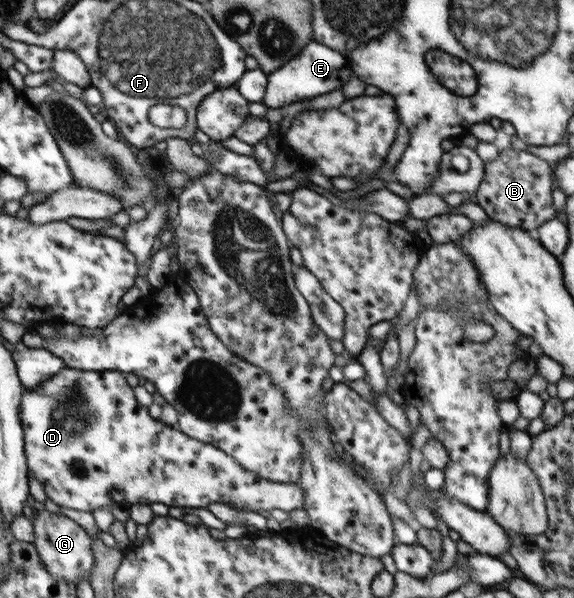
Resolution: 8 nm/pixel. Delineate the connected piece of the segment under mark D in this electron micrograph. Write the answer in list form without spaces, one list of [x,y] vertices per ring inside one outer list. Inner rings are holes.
[[[65,366],[31,392],[24,388],[19,414],[26,432],[29,474],[44,485],[46,497],[58,507],[92,514],[96,509],[108,506],[128,510],[134,504],[150,507],[154,503],[182,509],[208,509],[214,502],[232,503],[253,512],[280,509],[290,513],[304,509],[304,493],[298,484],[260,478],[212,443],[190,438],[182,431],[172,430],[162,421],[154,420],[148,410],[136,402],[132,388],[126,386],[126,378],[118,370],[96,372]]]

